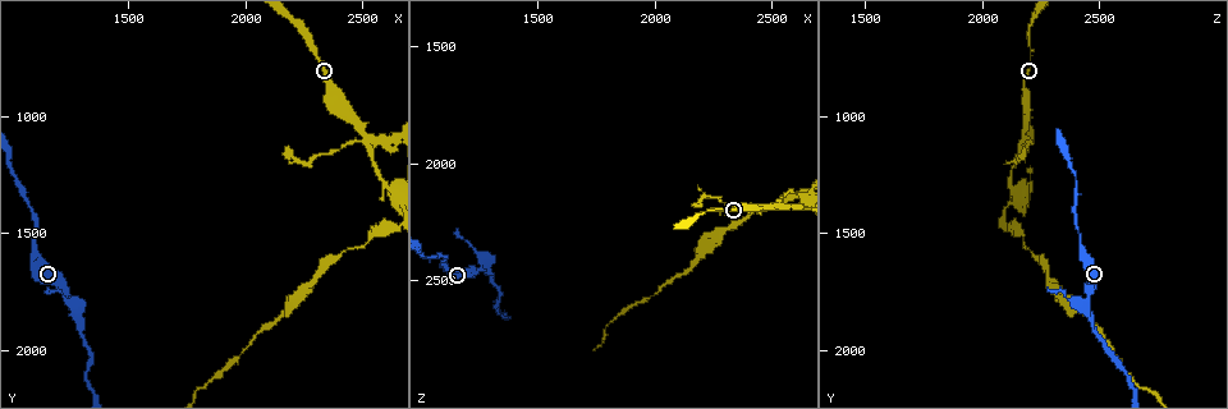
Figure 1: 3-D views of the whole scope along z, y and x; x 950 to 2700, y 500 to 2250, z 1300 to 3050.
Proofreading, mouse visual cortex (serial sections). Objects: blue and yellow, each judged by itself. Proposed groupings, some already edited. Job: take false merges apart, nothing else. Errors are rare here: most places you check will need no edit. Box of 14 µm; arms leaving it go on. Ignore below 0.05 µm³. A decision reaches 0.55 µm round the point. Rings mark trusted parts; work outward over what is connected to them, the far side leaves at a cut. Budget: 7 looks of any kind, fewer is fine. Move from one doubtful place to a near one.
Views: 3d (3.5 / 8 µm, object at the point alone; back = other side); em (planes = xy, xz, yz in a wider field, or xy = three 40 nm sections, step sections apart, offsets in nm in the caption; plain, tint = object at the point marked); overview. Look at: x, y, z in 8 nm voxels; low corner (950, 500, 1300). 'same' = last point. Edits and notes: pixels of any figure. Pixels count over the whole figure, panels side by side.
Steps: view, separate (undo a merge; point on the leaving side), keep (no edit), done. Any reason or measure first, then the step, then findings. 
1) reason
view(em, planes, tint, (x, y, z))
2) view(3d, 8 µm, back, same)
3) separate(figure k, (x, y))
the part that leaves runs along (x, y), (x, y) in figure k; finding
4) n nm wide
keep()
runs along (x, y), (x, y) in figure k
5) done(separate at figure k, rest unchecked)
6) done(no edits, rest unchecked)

view(3d, 3.5 µm, (1260, 1800, 2470))

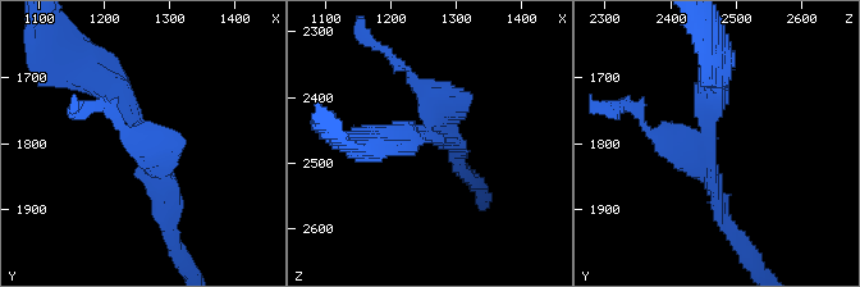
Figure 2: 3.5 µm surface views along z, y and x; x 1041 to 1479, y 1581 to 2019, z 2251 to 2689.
view(em, planes, tint, (1260, 1790, 2460))

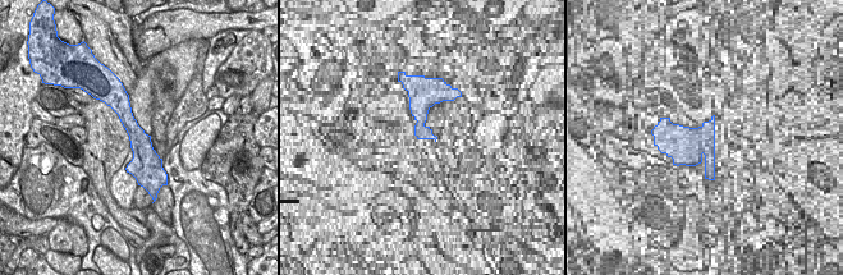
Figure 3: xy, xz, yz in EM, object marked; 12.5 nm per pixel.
separate(figure 2, (136, 153))
the part that leaves runs along (142, 139), (110, 110), (79, 106) in figure 2; a second cell is stuck on

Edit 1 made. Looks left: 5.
four or more arms meet
view(3d, 3.5 µm, (2540, 1110, 2170))

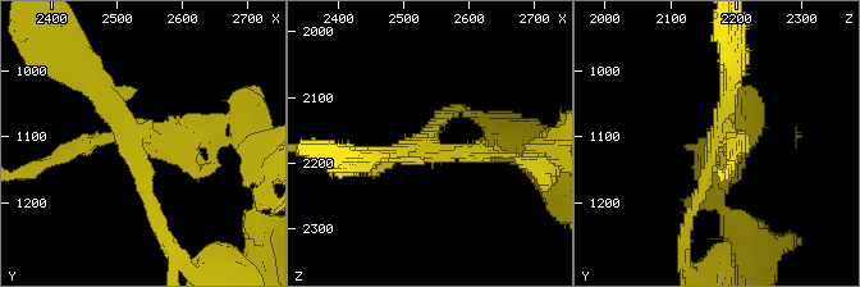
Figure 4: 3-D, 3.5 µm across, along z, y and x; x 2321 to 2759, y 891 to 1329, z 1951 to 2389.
view(em, xy, step 2, tint, (2530, 1095, 2175))

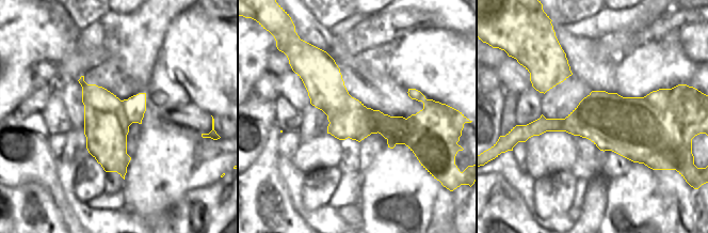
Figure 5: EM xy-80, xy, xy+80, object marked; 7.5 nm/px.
keep()
runs along (78, 68), (133, 131), (152, 213) in figure 4; all the same cell

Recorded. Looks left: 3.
sudden change in width
view(3d, 3.5 µm, back, (2610, 1290, 2130))

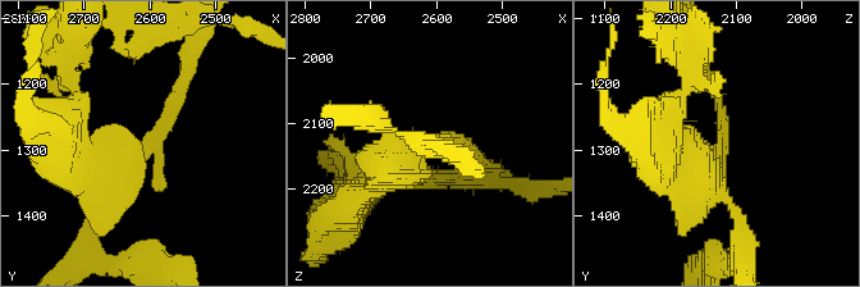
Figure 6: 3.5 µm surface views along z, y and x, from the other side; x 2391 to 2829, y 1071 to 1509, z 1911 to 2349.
view(em, xy, step 3, tint, (2610, 1300, 2130))

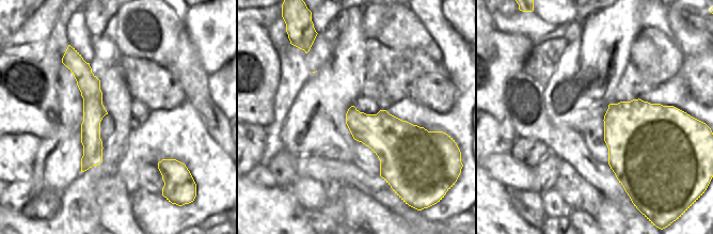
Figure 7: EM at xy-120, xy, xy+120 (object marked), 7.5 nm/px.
300 nm wide
keep()
runs along (187, 80), (104, 201) in figure 6; all the same cell

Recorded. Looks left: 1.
done(separate at figure 2, rest unchecked)

